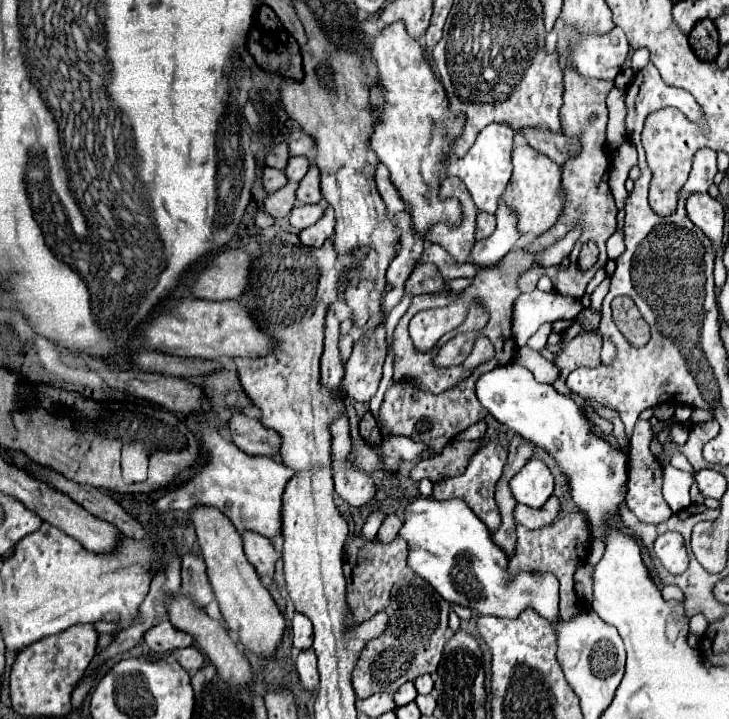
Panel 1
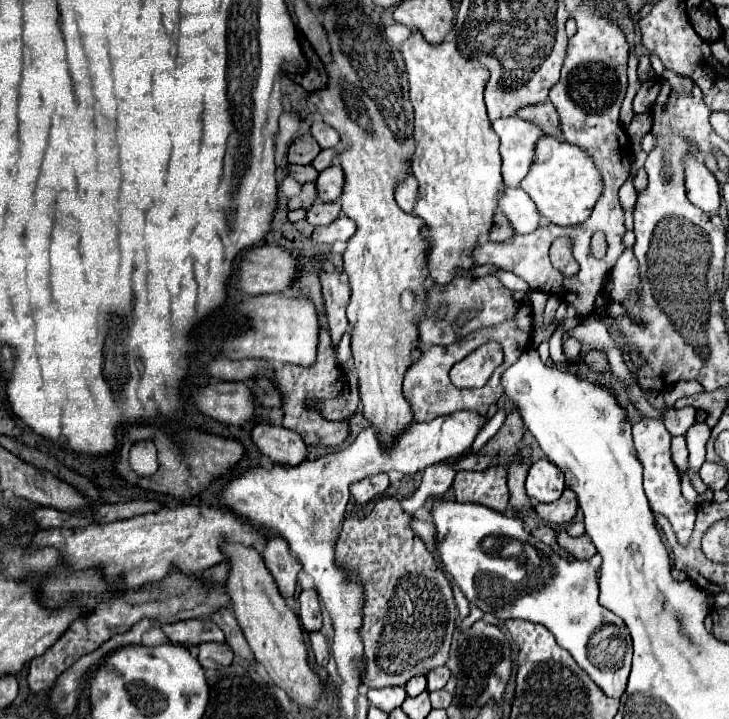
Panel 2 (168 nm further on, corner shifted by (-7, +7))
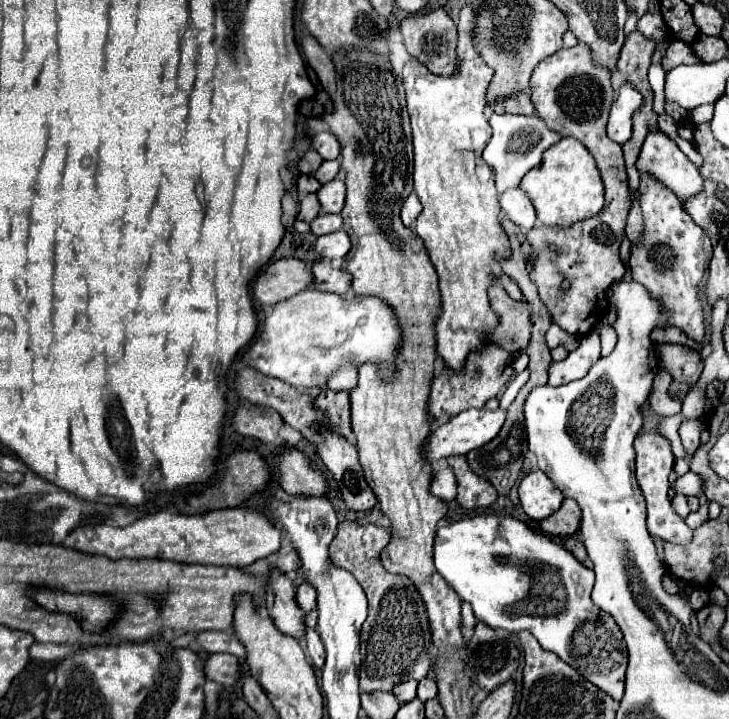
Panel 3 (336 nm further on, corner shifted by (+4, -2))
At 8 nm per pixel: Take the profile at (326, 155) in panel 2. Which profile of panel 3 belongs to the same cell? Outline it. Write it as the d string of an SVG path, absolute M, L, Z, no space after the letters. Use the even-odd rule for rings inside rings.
M324 161L322 163L322 167L316 171L316 179L320 181L320 183L328 183L328 181L332 181L332 179L336 179L336 175L338 175L338 171L340 171L340 161Z

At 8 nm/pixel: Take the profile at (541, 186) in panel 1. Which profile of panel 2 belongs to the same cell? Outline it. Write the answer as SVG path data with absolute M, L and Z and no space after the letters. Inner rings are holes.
M543 136L535 146L533 164L529 174L519 184L535 202L539 214L557 226L575 226L587 220L591 208L601 192L601 176L593 160L577 146L561 142L551 136Z

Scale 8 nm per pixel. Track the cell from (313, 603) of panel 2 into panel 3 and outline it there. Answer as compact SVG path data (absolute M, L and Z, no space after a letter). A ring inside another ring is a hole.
M302 583L298 587L298 605L306 613L306 627L316 627L318 609L316 609L316 589L310 583Z

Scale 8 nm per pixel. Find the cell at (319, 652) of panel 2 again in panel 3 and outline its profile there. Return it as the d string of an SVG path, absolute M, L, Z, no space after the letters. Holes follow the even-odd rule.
M306 629L306 643L308 643L308 653L310 653L314 665L320 669L324 665L326 653L324 653L324 643L316 629Z

